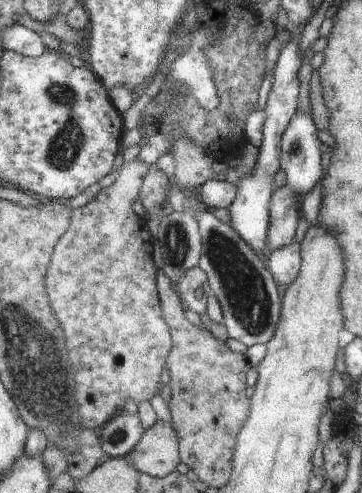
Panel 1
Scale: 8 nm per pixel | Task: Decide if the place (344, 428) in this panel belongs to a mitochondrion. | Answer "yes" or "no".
no

